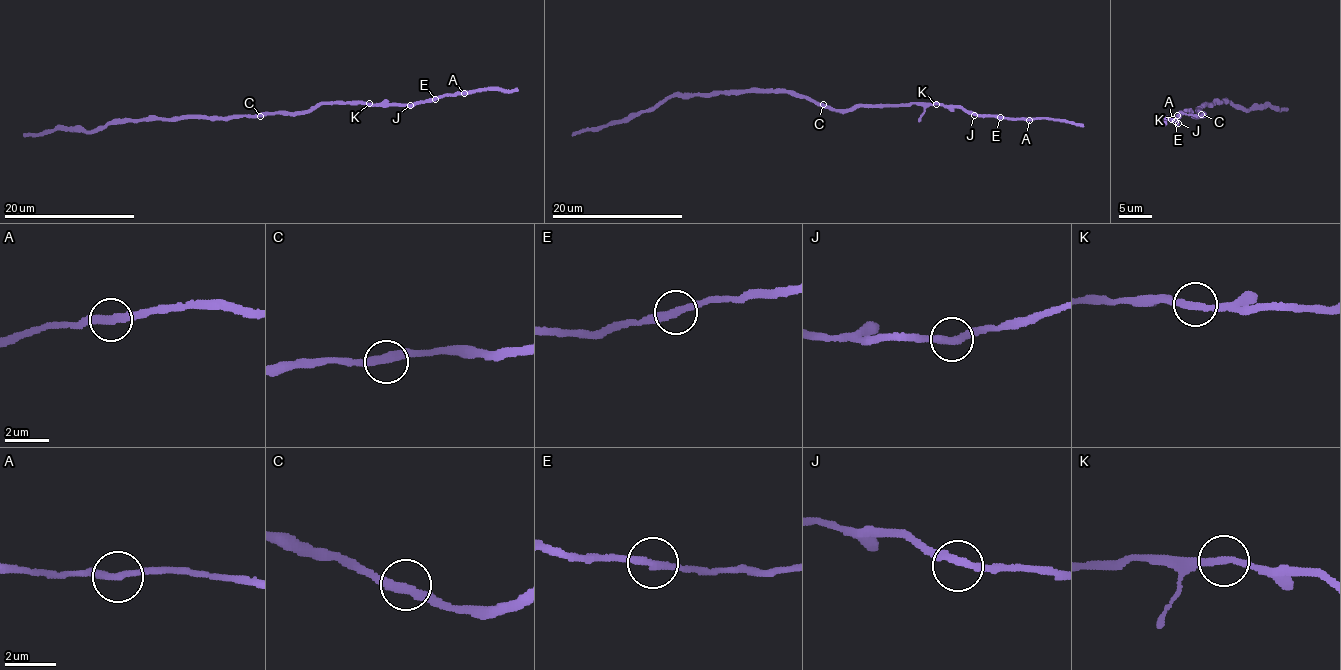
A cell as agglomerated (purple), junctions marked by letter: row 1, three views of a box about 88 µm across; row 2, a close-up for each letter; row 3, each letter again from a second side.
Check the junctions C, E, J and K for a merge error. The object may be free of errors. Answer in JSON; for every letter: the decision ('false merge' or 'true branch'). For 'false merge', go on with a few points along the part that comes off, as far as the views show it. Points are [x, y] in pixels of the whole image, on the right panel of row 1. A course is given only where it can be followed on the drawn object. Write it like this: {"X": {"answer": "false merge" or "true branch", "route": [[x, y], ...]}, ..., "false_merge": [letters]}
{"C": {"answer": "true branch"}, "E": {"answer": "true branch"}, "J": {"answer": "true branch"}, "K": {"answer": "true branch"}, "false_merge": []}

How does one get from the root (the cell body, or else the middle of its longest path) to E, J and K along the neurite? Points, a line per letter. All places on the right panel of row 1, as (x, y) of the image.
E: (1203, 113), (1193, 117), (1188, 110), (1175, 117), (1176, 124), (1174, 121)
J: (1203, 113), (1193, 117), (1188, 110), (1182, 111), (1173, 119), (1178, 123)
K: (1203, 113), (1193, 117), (1188, 110), (1177, 115)

